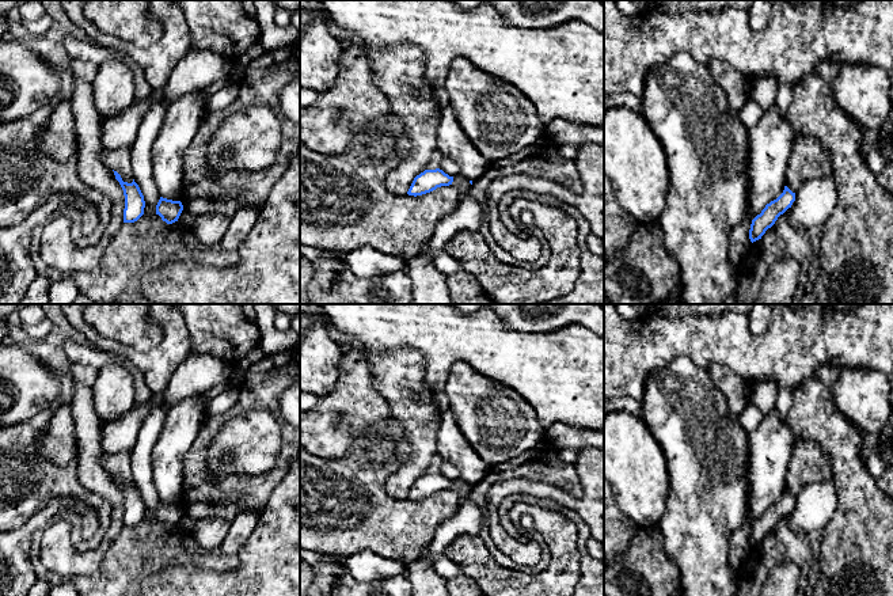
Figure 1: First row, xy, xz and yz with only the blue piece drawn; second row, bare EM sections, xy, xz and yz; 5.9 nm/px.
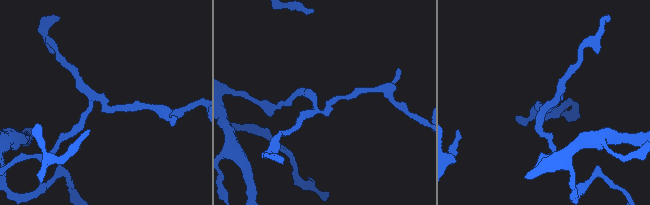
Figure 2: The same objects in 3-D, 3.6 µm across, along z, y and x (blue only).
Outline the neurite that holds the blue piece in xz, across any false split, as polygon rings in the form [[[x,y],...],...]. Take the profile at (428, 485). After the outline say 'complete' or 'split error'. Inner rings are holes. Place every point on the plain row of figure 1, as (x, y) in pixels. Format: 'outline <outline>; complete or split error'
outline [[[425,474],[417,479],[407,496],[408,500],[422,500],[430,497],[441,490],[449,490],[453,486],[453,481],[449,481],[442,474]]]; complete

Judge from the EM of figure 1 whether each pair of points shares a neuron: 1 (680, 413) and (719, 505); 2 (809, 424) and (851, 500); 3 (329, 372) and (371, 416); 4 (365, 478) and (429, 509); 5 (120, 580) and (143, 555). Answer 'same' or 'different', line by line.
1: same
2: same
3: different
4: same
5: same

